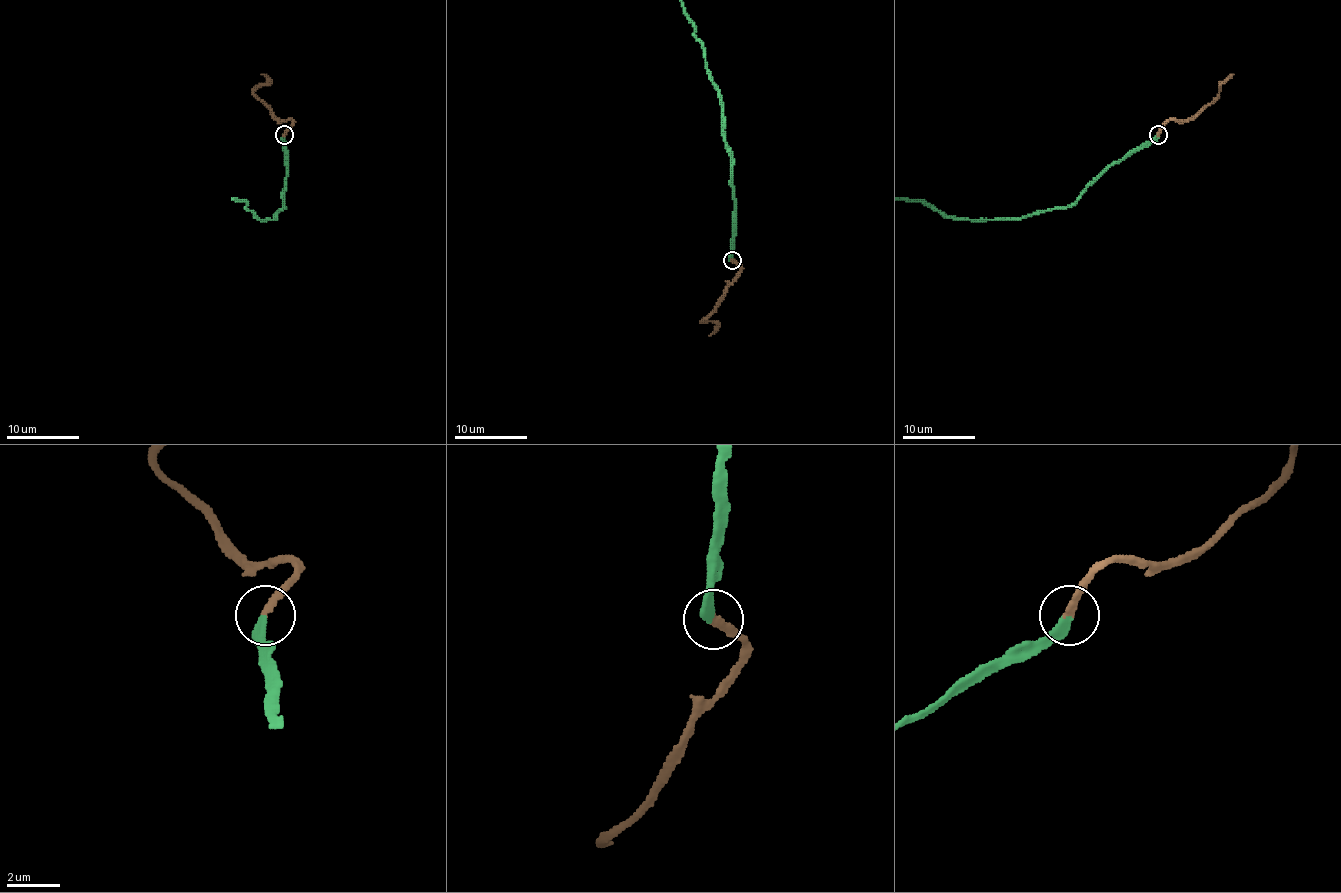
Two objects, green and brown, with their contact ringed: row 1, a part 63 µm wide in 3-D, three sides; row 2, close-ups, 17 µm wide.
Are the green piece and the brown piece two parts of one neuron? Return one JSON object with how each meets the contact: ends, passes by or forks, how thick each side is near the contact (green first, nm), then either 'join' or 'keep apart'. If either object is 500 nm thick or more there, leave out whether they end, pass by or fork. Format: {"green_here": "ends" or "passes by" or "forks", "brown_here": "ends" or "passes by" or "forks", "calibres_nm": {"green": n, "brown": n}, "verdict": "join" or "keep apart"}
{"green_here": "ends", "brown_here": "ends", "calibres_nm": {"green": 280, "brown": 280}, "verdict": "join"}

